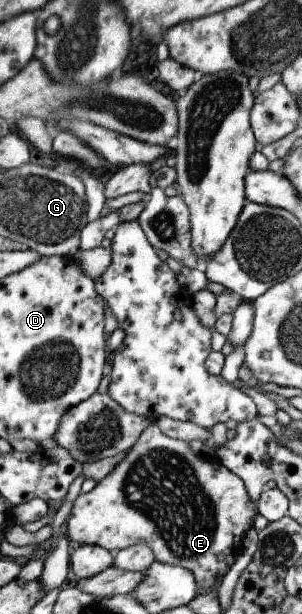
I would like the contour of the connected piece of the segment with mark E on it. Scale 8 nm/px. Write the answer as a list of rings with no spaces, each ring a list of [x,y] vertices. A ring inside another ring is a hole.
[[[151,421],[148,426],[141,432],[137,441],[124,453],[123,457],[110,469],[107,475],[104,475],[96,484],[88,491],[81,492],[73,502],[71,512],[67,516],[64,524],[64,529],[67,537],[71,540],[72,545],[89,544],[98,545],[108,552],[113,553],[117,550],[135,545],[139,542],[148,545],[152,549],[154,561],[160,564],[169,564],[181,566],[188,569],[194,577],[196,585],[196,595],[204,594],[207,589],[219,587],[222,577],[227,573],[231,565],[235,564],[239,557],[239,550],[243,535],[247,529],[252,527],[253,518],[257,514],[256,504],[249,501],[247,492],[244,488],[244,483],[234,474],[229,471],[224,465],[214,457],[201,456],[193,453],[189,442],[181,441],[180,439],[170,438],[163,435],[159,428]]]

